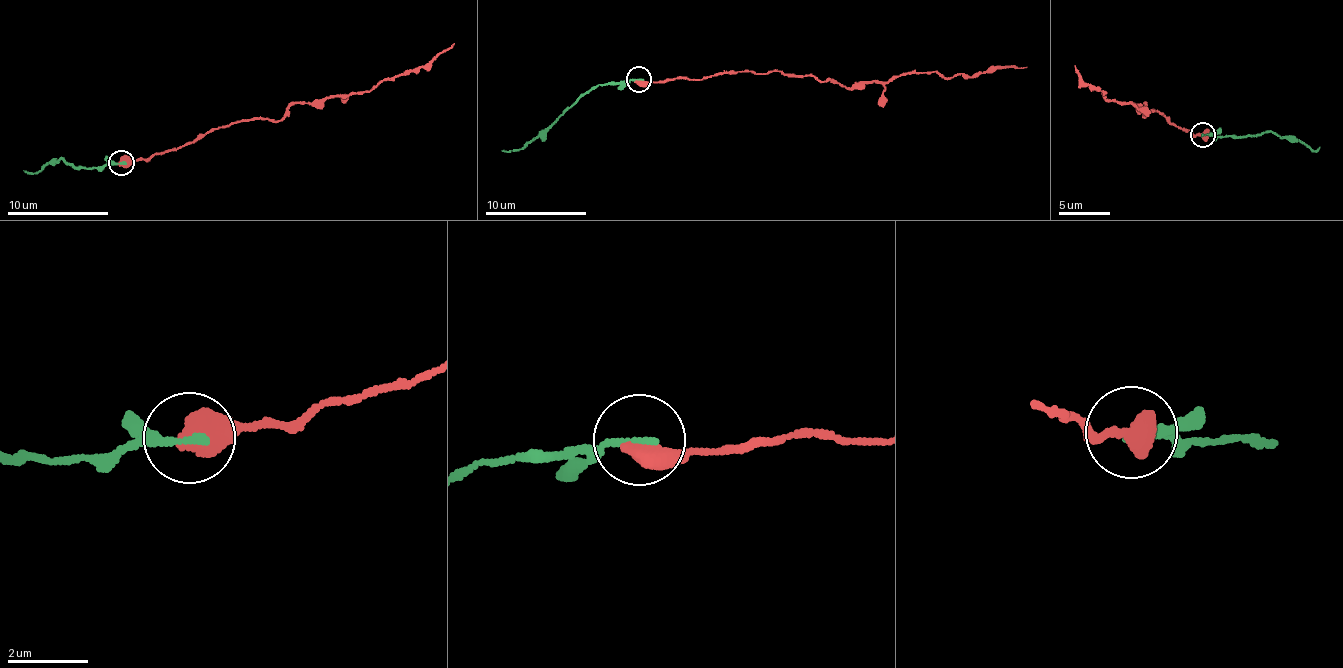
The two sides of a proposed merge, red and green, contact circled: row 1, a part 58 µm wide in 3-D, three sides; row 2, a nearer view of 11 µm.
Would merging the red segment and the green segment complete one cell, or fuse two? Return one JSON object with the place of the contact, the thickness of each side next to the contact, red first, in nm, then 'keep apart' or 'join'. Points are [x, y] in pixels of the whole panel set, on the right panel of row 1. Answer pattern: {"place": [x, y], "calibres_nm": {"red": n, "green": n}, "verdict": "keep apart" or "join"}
{"place": [1203, 134], "calibres_nm": {"red": 650, "green": 160}, "verdict": "keep apart"}

